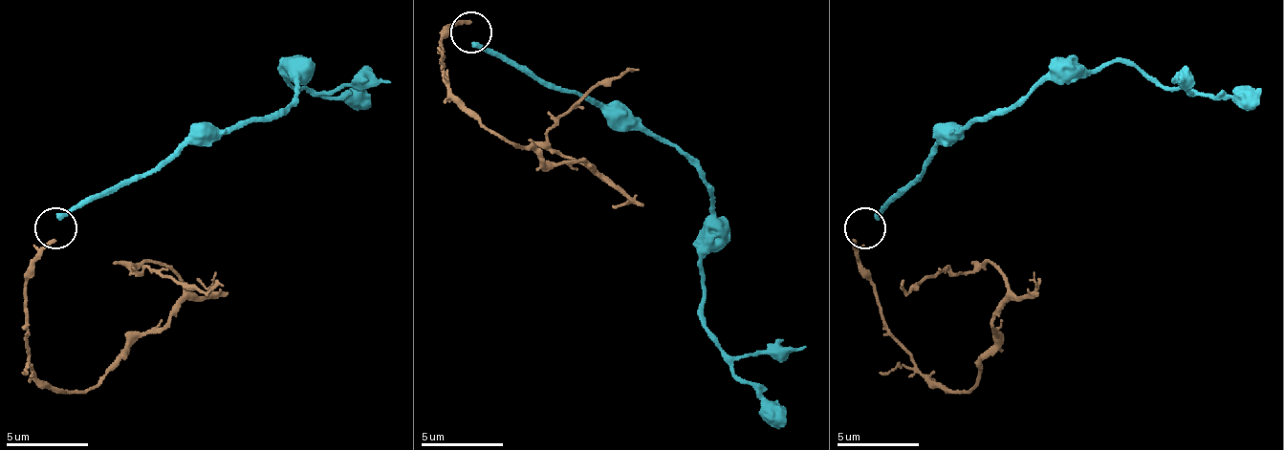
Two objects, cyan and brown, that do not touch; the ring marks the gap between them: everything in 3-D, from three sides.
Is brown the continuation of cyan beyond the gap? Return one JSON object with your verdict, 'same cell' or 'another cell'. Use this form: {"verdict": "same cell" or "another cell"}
{"verdict": "another cell"}

